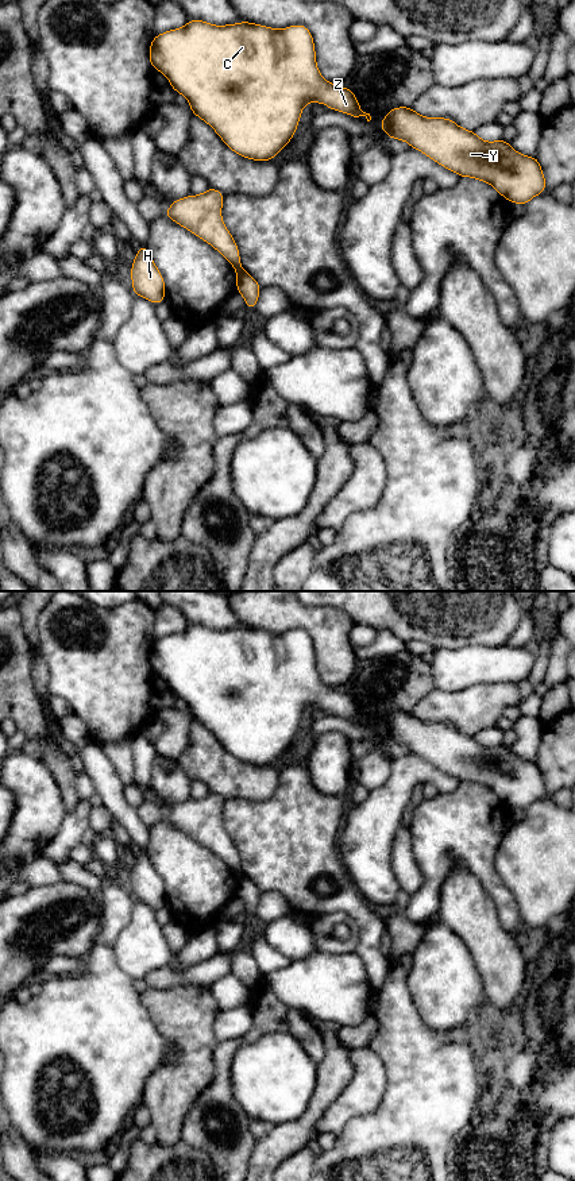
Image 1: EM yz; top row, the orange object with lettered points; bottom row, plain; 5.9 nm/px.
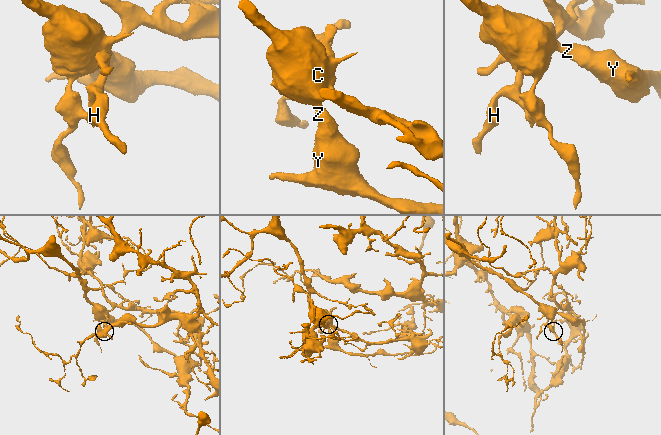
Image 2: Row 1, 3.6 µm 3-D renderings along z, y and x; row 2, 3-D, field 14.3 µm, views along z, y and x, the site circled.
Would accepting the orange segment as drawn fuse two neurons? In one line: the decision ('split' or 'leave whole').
split

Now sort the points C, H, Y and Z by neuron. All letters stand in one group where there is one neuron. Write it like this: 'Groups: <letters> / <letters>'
Groups: C Y Z / H

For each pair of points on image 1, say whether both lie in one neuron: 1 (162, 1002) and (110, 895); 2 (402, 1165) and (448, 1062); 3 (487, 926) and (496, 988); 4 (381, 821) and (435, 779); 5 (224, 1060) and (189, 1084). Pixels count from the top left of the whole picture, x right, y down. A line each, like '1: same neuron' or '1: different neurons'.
1: different neurons
2: same neuron
3: same neuron
4: same neuron
5: different neurons

